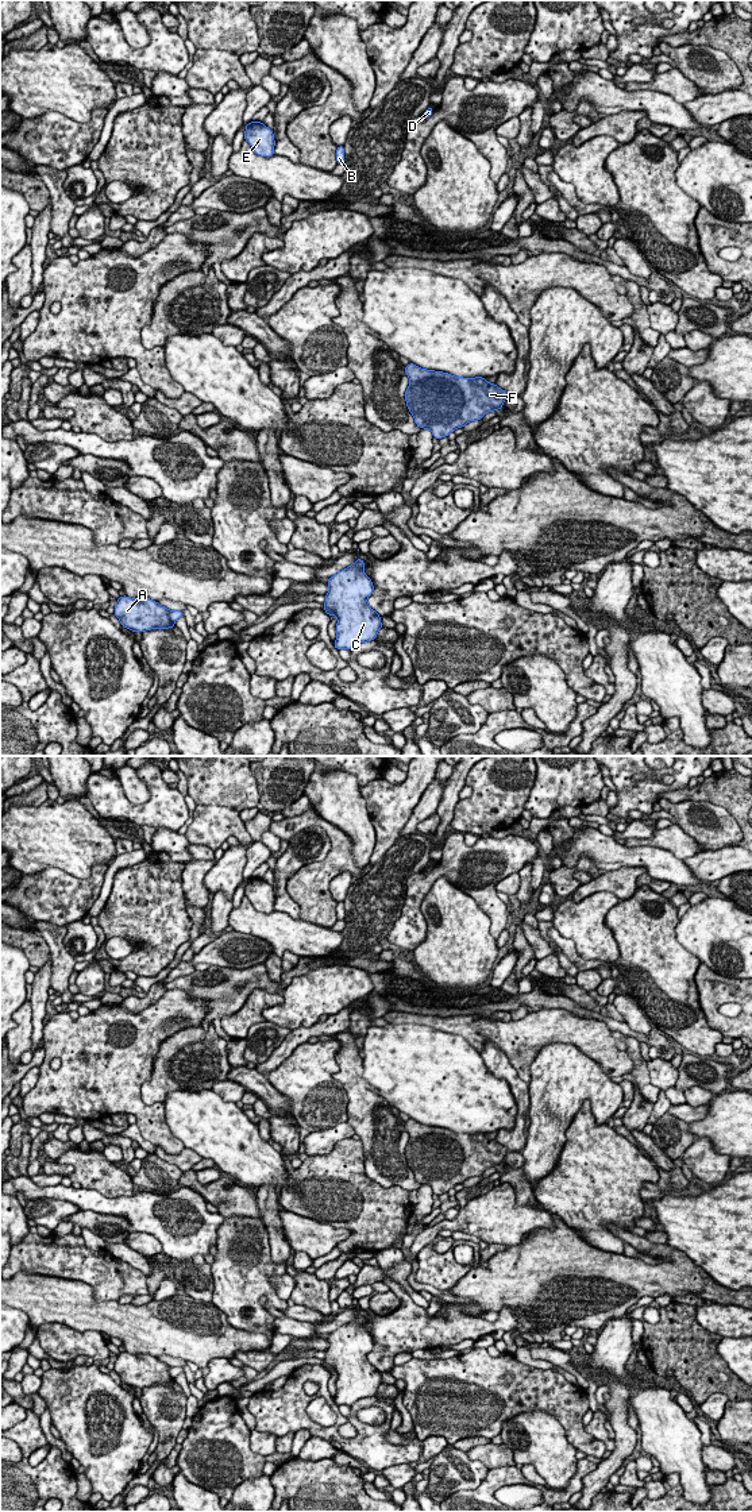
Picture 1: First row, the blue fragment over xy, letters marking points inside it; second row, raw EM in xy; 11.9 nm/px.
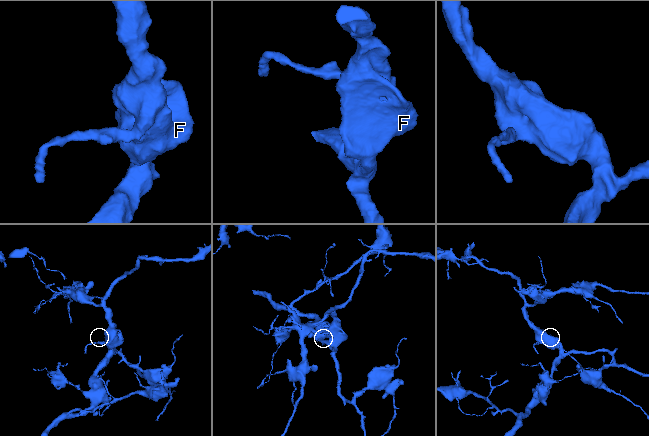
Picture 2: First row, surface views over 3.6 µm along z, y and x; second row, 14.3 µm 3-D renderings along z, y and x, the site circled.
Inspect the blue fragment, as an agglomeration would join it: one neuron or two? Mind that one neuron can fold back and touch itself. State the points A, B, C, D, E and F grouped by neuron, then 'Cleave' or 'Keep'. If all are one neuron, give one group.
Groups: A / B C D E F. Cleave

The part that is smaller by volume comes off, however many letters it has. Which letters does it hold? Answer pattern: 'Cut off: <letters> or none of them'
Cut off: A

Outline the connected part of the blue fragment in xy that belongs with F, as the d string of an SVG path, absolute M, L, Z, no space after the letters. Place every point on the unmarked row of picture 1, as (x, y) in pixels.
M409 1119L405 1122L409 1142L405 1148L408 1166L414 1179L421 1185L429 1185L435 1195L447 1193L458 1184L463 1184L470 1177L482 1176L487 1168L500 1166L508 1149L495 1139L489 1139L486 1134L463 1134L448 1129L427 1126Z

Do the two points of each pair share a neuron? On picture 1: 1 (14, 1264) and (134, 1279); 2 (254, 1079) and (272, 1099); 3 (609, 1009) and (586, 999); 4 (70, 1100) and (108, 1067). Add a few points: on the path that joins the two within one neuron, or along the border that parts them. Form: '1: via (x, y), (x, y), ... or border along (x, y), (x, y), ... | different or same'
1: via (43, 1261), (77, 1261), (100, 1269), (104, 1273) | same
2: via (258, 1084), (267, 1094) | same
3: via (604, 1009), (597, 1009), (592, 1005) | same
4: via (77, 1090), (80, 1083), (93, 1082), (97, 1077) | same

